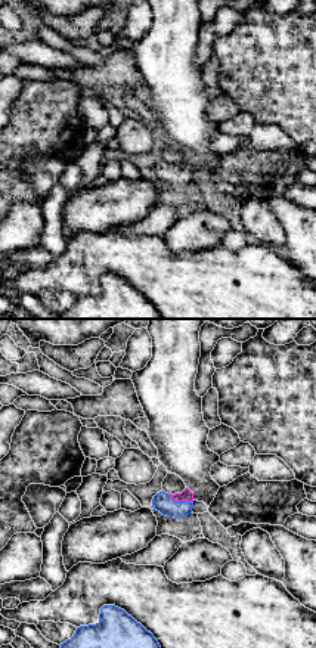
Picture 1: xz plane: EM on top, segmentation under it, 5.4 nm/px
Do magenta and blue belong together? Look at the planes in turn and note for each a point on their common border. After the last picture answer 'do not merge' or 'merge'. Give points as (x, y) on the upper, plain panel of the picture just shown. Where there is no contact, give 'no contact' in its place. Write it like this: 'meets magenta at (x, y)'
meets magenta at (180, 170)

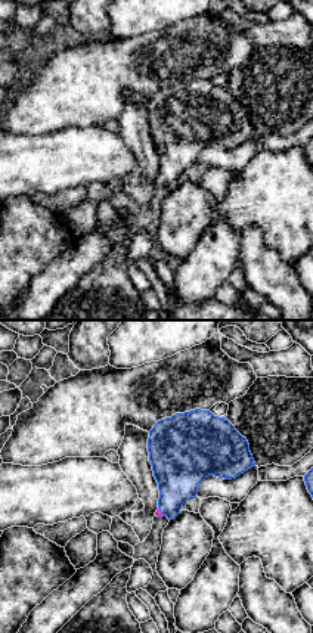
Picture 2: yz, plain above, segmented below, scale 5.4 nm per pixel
meets magenta at (160, 182)

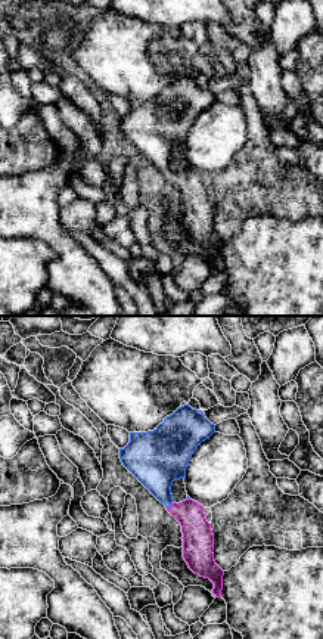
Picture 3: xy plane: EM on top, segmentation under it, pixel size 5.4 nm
meets magenta at (171, 174)

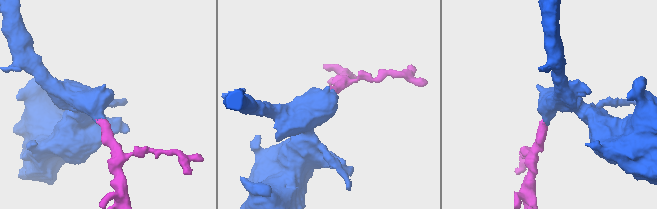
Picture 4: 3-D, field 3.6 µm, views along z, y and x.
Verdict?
merge

